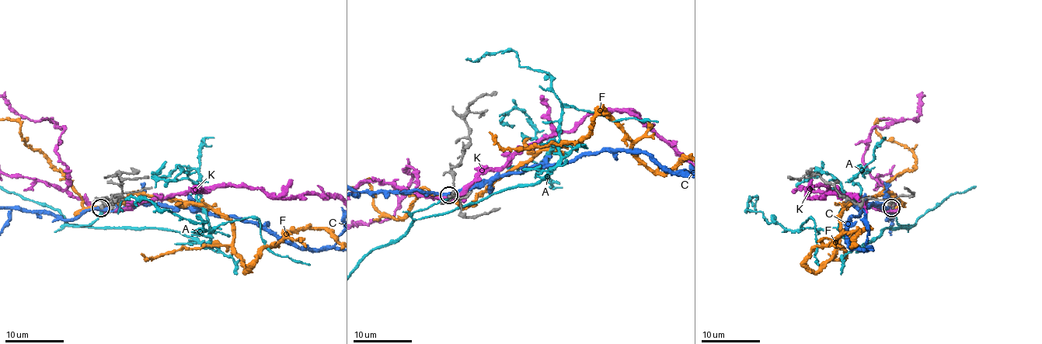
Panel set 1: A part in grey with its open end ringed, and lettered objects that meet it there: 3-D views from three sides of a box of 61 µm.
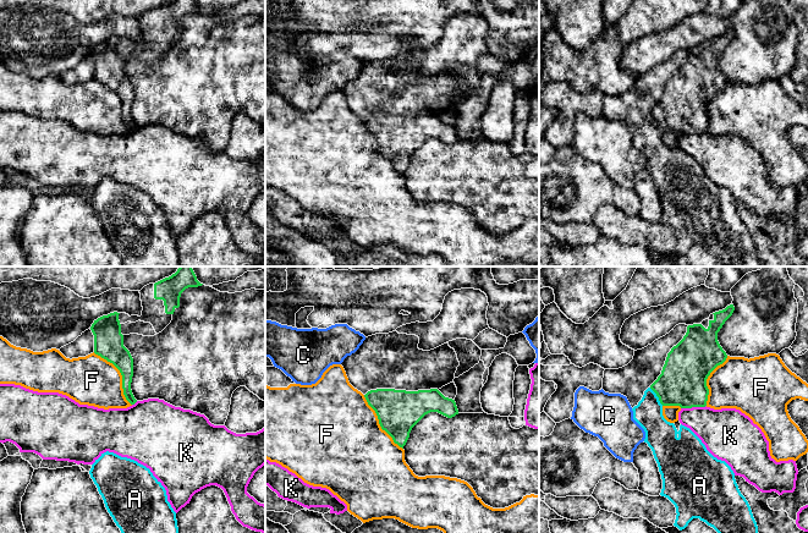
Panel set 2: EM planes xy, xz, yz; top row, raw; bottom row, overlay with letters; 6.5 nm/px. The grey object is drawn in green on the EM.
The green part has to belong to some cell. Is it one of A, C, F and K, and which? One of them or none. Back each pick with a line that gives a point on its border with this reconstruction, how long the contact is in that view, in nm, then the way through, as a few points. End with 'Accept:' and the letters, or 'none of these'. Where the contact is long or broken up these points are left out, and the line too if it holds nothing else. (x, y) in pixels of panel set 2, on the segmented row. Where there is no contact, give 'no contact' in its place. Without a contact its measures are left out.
A: meets green in yz at (657, 395); contact 150 nm long
Accept: A

